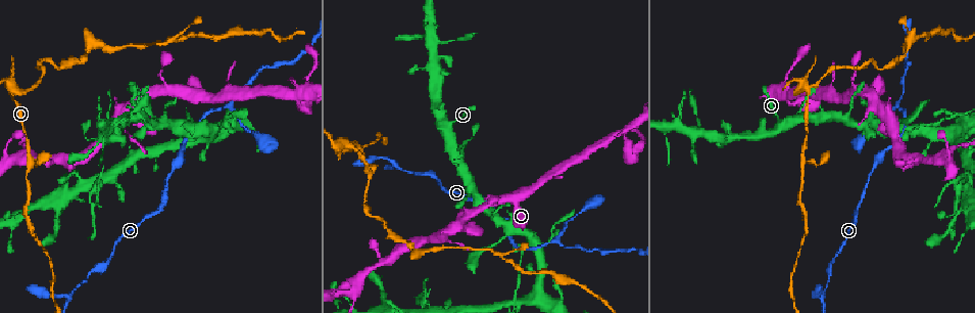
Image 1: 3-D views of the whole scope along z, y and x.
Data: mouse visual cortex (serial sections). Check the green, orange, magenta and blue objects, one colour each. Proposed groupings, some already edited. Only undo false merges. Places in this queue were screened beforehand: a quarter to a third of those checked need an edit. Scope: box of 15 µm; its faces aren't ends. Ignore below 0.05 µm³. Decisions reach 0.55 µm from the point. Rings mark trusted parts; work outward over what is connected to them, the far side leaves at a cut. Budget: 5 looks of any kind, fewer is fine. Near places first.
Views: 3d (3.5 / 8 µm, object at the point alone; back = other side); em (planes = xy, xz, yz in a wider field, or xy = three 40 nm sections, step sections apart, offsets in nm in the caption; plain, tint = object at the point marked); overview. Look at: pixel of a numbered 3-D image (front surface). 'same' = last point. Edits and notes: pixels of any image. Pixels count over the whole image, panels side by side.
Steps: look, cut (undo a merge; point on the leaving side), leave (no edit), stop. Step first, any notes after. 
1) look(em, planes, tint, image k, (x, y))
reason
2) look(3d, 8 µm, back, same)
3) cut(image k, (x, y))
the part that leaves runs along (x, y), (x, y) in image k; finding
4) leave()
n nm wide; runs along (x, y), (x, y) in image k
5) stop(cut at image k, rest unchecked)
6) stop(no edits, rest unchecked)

look(3d, 3.5 µm, image 1, (626, 128))
thick turns thin

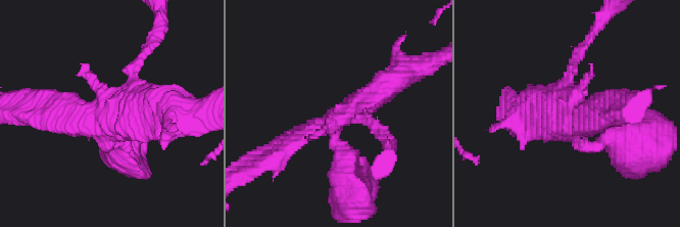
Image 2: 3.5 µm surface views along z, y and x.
leave()
runs along (282, 147), (363, 103), (395, 80) in image 2; continuous, no second cell

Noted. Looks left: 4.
look(3d, 3.5 µm, image 1, (13, 89))
three arms meet

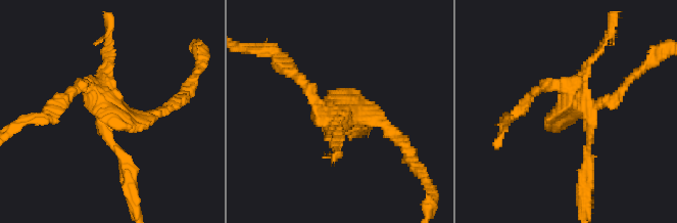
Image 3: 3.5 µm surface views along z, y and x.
cut(image 3, (389, 128))
the part that leaves runs along (109, 106), (153, 116), (181, 97) in image 3; a second cell is stuck on

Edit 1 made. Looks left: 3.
stop(cut at image 3, rest unchecked)

